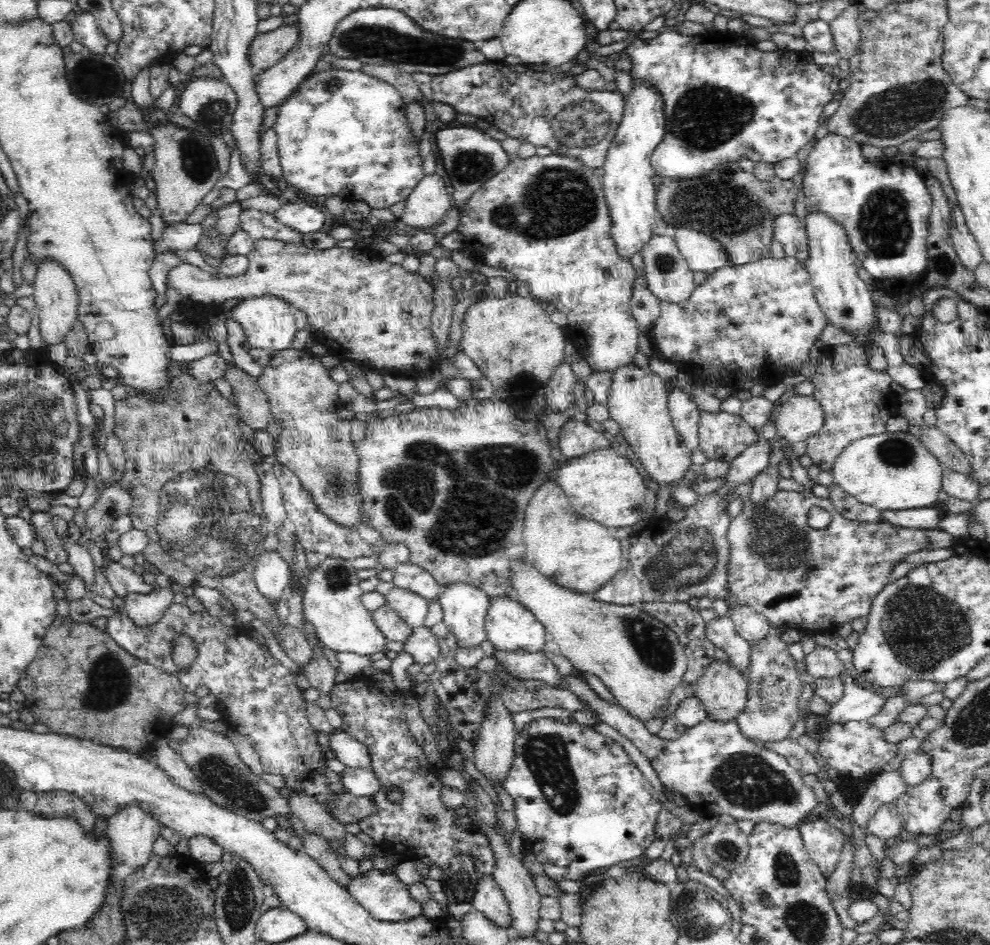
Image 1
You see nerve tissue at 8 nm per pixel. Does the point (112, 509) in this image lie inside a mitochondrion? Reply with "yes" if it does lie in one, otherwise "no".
yes

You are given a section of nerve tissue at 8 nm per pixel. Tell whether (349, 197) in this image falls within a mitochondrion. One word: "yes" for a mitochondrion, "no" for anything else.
no

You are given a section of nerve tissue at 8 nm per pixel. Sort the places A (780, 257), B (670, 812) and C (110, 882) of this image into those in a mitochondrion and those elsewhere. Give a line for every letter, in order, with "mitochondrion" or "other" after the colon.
A: other
B: other
C: other

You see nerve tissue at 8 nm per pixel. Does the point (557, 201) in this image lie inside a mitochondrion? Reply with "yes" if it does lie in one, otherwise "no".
yes

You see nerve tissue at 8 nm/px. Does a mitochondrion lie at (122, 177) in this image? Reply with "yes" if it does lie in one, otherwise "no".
no

